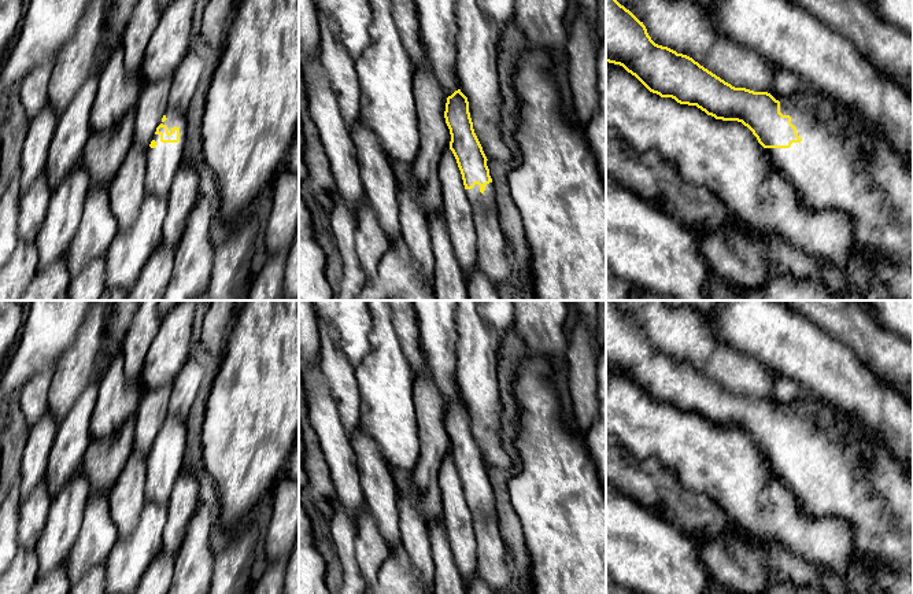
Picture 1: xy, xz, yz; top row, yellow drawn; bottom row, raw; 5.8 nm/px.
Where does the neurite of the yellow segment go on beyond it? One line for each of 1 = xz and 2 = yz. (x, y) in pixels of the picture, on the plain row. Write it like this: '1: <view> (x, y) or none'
1: xz (480, 509)
2: yz (820, 476)

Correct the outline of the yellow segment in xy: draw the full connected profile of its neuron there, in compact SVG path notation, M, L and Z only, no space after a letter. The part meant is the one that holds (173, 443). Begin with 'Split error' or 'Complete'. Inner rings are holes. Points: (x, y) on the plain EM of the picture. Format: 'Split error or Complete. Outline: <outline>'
Split error. Outline: M167 413L154 447L147 455L144 486L147 501L167 506L175 480L185 468L185 443L185 421Z

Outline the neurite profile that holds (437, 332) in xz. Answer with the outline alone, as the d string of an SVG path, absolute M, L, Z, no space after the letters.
M413 300L418 321L421 350L432 379L439 387L444 402L448 405L459 396L456 390L456 300Z

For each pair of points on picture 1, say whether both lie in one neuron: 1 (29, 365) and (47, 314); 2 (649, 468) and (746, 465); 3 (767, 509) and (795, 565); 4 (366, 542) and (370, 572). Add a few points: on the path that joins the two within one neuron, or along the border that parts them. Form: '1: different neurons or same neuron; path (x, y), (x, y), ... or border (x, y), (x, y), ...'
1: same neuron; path (30, 353), (43, 340), (47, 327)
2: different neurons; border (635, 457), (655, 458), (688, 490)
3: different neurons; border (756, 537), (761, 541), (776, 541), (814, 563)
4: same neuron; path (370, 549), (370, 565)

